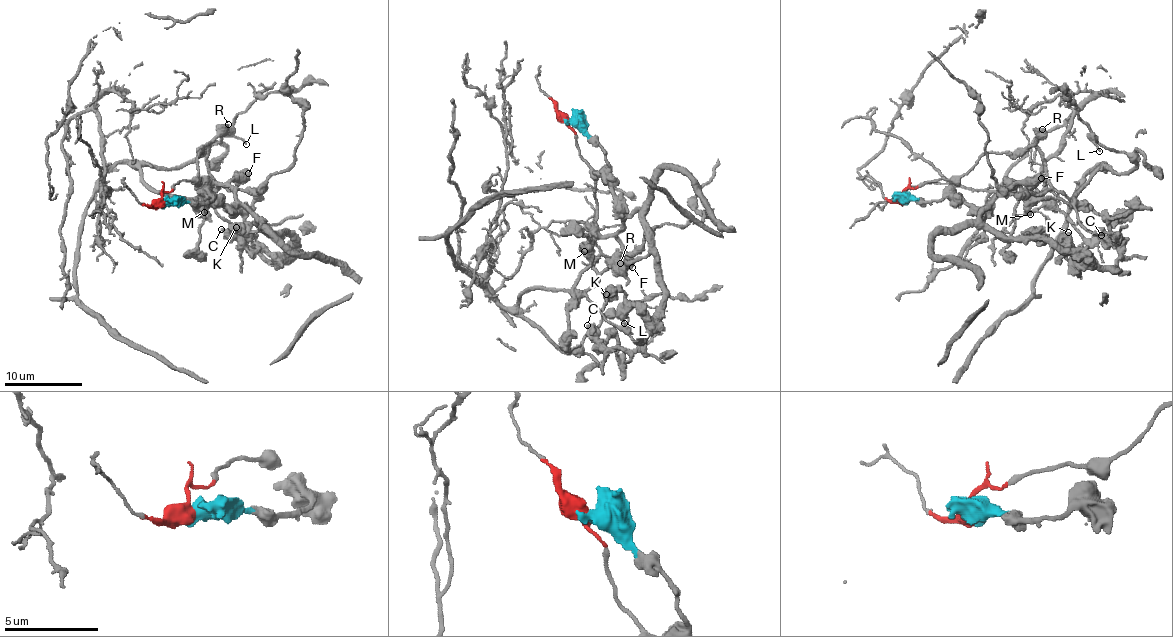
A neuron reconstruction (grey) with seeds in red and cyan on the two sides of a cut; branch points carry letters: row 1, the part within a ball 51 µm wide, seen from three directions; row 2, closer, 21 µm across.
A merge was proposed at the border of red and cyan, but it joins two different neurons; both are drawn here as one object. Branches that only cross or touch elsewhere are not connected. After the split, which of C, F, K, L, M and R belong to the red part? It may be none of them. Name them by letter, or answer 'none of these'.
L, R

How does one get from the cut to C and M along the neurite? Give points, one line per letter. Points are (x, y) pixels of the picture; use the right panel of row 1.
C: (904, 200), (963, 200), (984, 211), (982, 221), (1005, 237), (1047, 238), (1117, 270), (1120, 254), (1101, 235)
M: (904, 200), (953, 198), (973, 206), (988, 206), (1009, 189), (1018, 186), (1026, 197), (1026, 211), (1030, 215)

